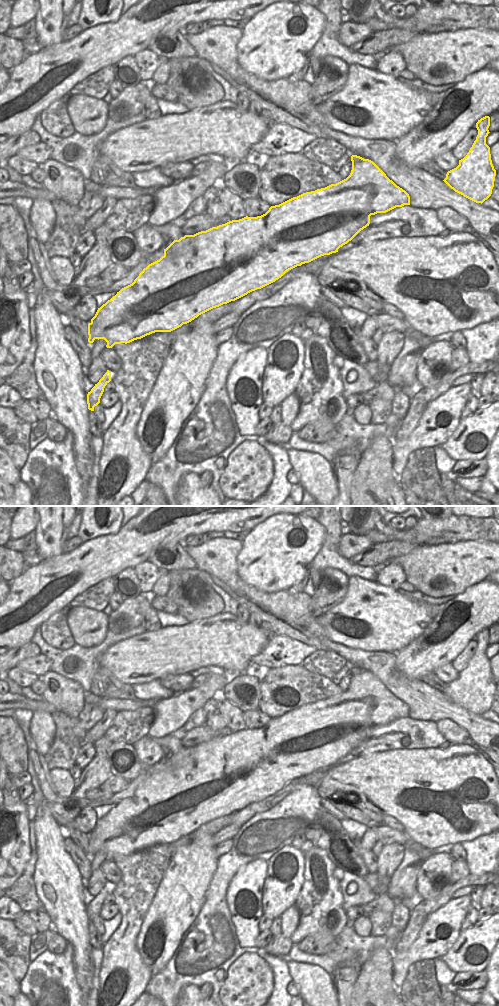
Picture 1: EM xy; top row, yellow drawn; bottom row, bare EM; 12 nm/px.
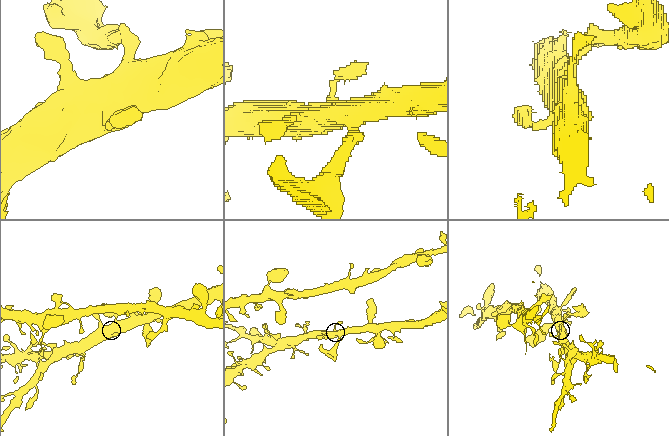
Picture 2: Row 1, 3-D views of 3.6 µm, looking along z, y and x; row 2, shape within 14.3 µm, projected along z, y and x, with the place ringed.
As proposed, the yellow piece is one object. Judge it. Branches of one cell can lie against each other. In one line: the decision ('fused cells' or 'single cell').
fused cells

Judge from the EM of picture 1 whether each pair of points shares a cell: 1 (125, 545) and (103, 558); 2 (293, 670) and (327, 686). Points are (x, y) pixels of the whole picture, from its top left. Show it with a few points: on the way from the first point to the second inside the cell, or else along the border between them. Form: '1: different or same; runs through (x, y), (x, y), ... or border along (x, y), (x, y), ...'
1: same; runs through (120, 550), (108, 555)
2: different; border along (306, 670), (301, 674), (287, 676), (278, 680)

